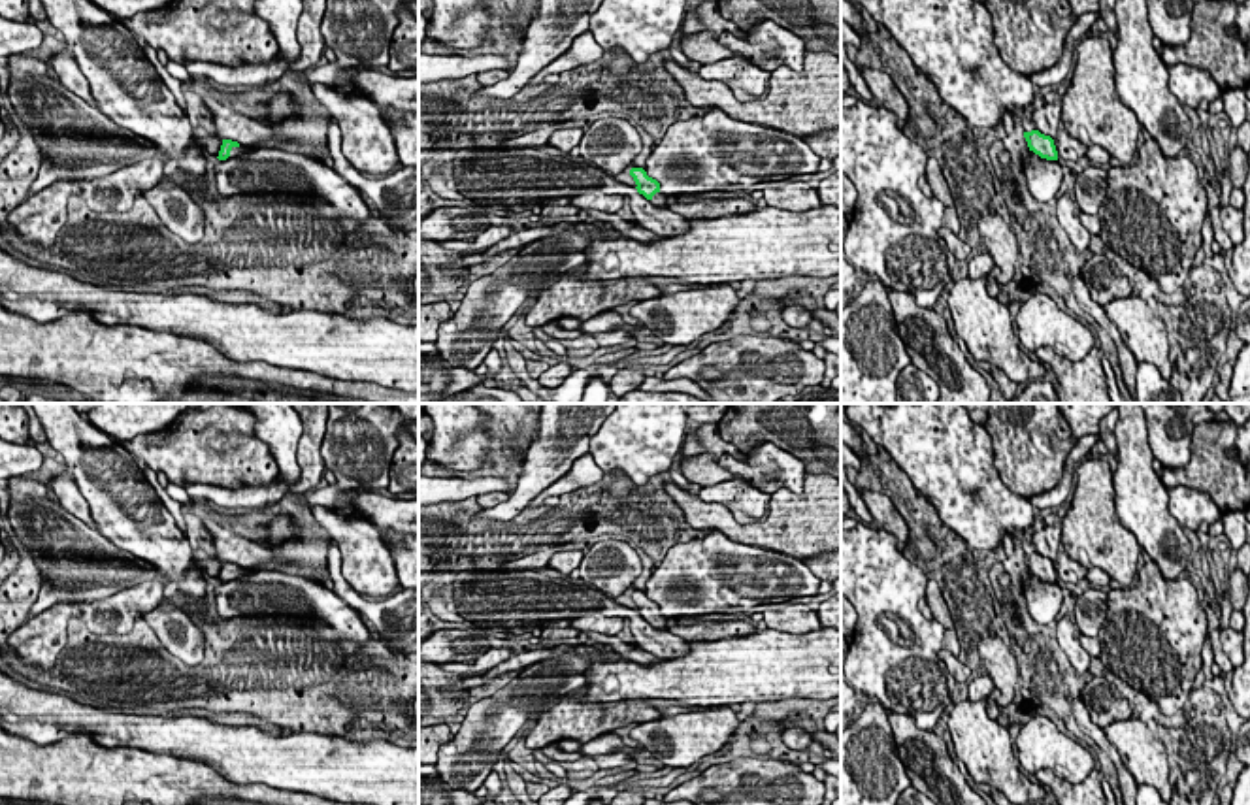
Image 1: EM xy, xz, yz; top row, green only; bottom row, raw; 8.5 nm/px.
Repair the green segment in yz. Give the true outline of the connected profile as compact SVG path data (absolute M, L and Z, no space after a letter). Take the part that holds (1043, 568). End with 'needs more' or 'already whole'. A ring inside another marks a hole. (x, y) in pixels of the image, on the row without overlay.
M1039 552L1024 554L1029 573L1046 583L1058 583L1058 573L1050 558L1041 556Z; already whole

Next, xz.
M632 590L630 598L633 600L639 616L643 616L658 630L667 630L667 618L660 615L660 605L649 600L643 590Z; needs more

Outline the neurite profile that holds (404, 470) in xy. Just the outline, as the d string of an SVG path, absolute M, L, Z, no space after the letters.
M405 426L398 430L398 449L390 464L388 490L394 496L402 492L419 492L419 441Z

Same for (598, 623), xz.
M592 611L590 616L569 620L569 628L579 630L581 633L594 632L603 635L618 635L622 626L624 626L624 618L605 616L603 611Z

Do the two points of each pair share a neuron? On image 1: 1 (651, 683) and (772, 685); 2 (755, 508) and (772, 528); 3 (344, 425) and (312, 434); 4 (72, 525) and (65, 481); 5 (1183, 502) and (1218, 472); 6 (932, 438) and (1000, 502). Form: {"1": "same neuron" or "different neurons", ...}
{"1": "same neuron", "2": "different neurons", "3": "different neurons", "4": "different neurons", "5": "different neurons", "6": "same neuron"}

